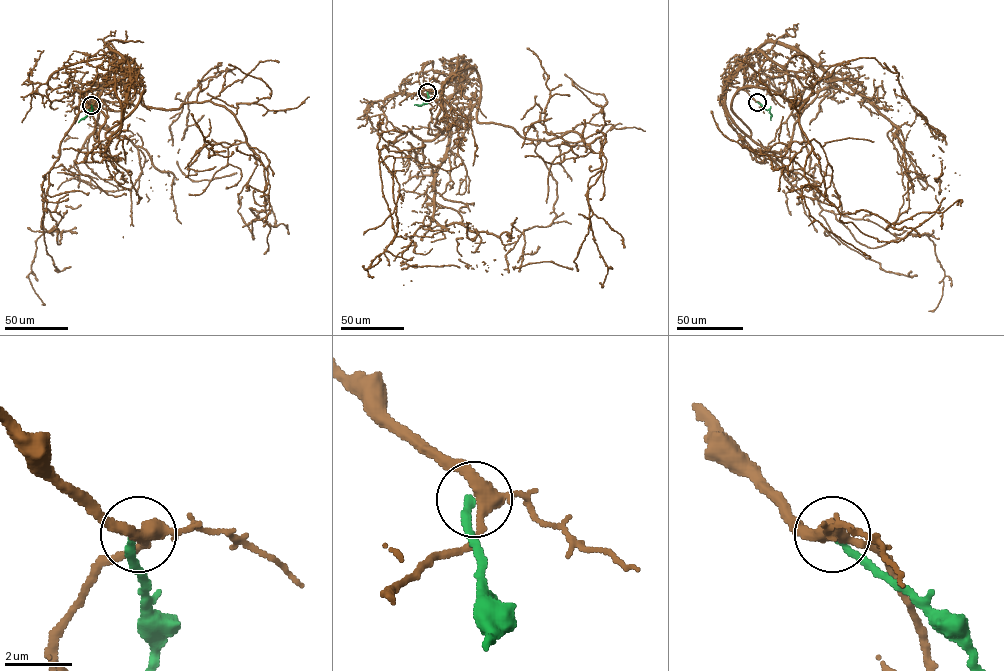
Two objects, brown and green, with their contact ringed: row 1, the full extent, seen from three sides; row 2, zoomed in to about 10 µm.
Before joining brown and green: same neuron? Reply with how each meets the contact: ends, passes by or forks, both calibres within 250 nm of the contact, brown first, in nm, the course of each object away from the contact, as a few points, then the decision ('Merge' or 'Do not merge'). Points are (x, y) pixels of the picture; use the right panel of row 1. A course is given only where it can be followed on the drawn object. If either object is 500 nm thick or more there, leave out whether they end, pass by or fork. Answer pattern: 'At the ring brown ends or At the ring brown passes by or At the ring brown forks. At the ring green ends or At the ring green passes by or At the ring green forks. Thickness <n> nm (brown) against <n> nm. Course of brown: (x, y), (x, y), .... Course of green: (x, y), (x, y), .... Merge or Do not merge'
At the ring brown forks. At the ring green ends. Thickness 360 nm (brown) against 240 nm. Course of brown: (757, 102), (730, 62), (743, 137), (738, 91), (795, 107), (874, 57), (944, 139), (943, 173). Course of green: (757, 102), (769, 110), (771, 120). Do not merge

